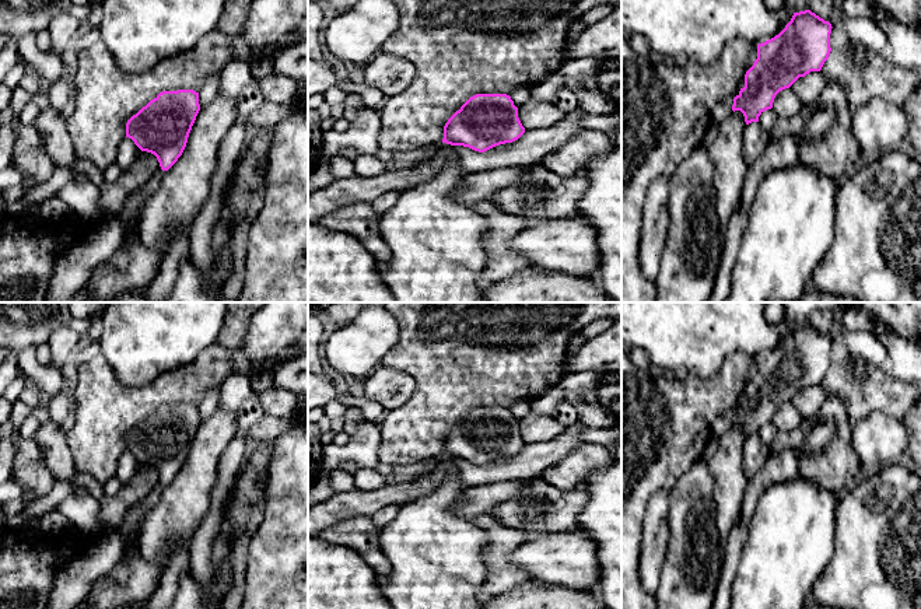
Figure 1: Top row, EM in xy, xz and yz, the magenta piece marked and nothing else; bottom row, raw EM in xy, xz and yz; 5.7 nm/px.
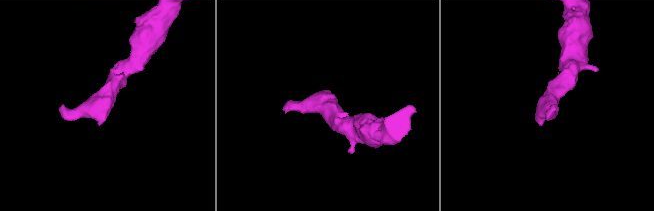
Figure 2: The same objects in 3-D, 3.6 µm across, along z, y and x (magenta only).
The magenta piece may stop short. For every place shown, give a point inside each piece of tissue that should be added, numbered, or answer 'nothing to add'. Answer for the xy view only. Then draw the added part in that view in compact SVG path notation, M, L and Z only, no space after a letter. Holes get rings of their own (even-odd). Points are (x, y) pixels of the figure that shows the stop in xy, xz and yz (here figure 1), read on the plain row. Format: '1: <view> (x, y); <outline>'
1: xy (132, 518); M158 476L155 486L137 503L127 508L123 514L119 529L127 539L127 546L122 553L122 557L133 549L139 549L139 529L144 517L158 504L161 494L168 484L162 484Z

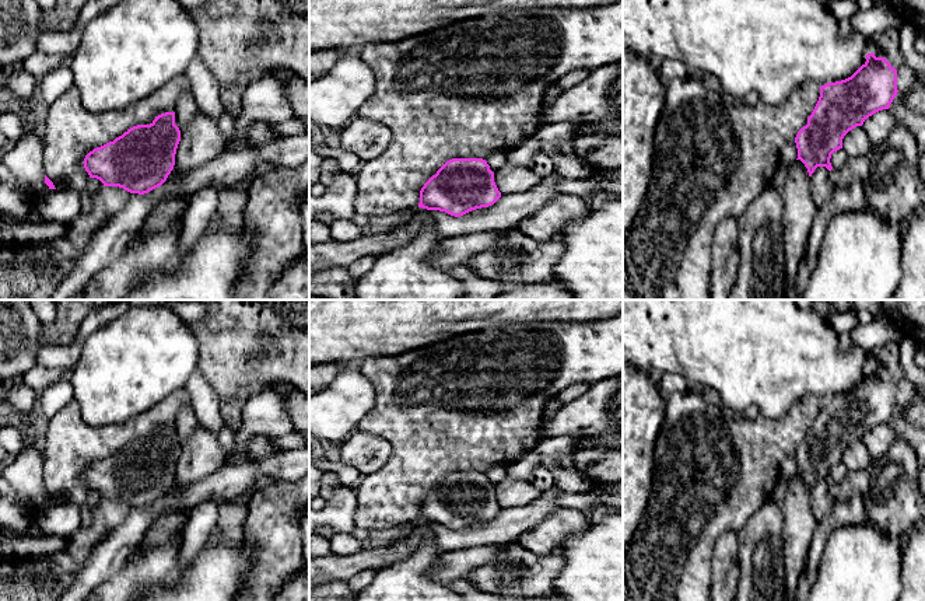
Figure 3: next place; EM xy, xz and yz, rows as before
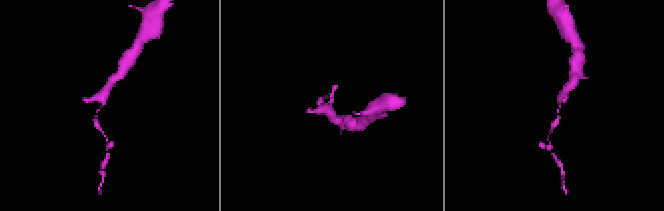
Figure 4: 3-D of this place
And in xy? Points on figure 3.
nothing to add

